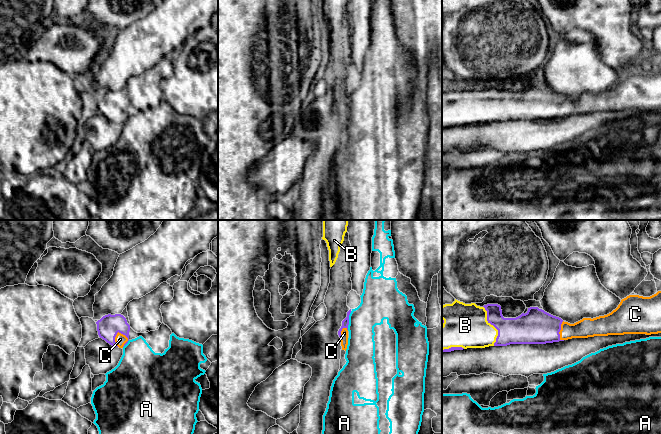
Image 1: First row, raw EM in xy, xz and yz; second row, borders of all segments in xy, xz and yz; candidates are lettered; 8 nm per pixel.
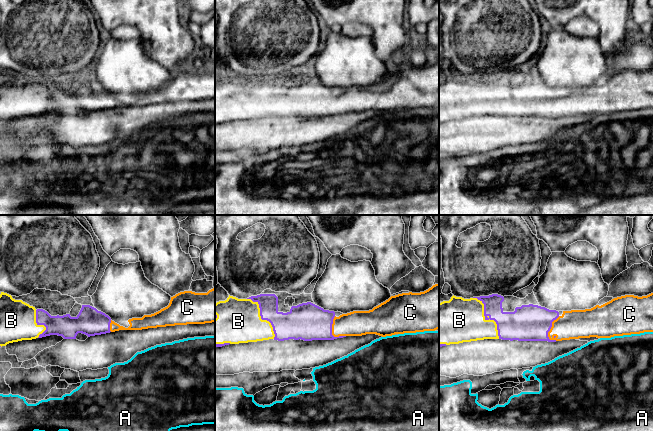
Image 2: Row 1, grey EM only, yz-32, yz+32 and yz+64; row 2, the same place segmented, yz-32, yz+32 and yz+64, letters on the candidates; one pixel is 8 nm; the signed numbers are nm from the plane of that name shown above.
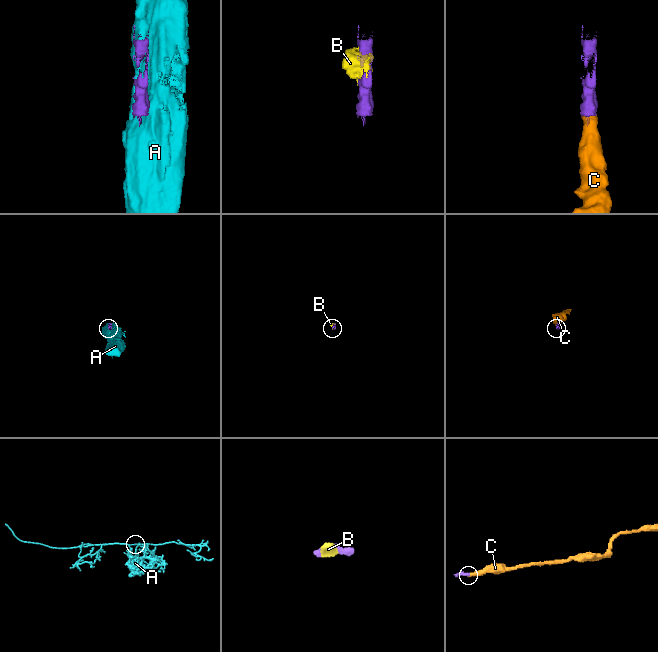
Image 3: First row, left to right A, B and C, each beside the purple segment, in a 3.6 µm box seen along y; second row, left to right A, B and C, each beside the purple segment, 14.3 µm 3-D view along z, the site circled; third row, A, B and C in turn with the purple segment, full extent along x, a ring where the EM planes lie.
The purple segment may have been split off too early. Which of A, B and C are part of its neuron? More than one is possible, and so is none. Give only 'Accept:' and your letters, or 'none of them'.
Accept: B, C

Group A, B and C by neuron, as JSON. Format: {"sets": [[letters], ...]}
{"sets": [["A"], ["B", "C"]]}

